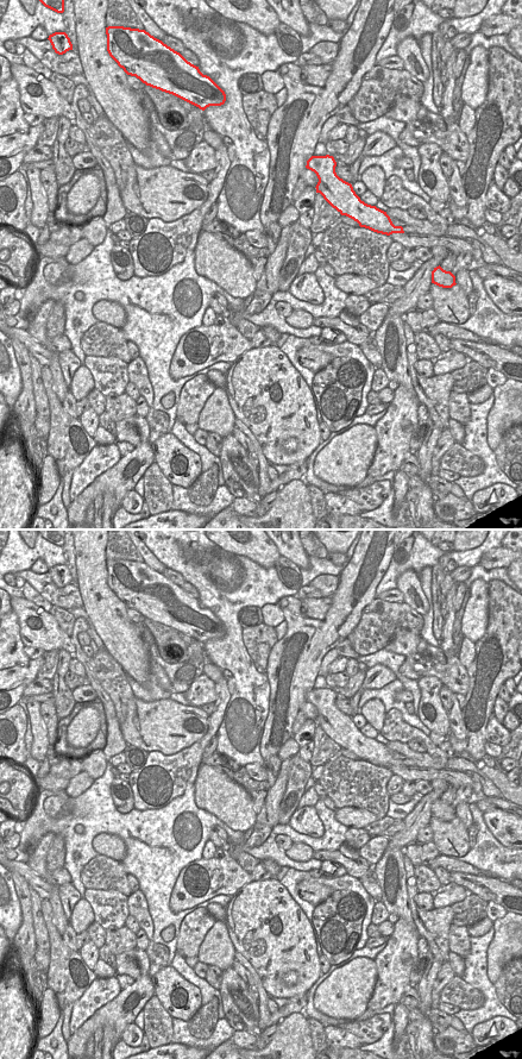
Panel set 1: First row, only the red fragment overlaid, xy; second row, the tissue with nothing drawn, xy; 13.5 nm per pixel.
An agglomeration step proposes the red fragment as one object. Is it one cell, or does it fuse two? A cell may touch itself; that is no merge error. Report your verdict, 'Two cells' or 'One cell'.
One cell.

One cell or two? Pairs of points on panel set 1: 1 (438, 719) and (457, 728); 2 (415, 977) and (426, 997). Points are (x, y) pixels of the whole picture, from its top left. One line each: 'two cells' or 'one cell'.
1: two cells
2: two cells

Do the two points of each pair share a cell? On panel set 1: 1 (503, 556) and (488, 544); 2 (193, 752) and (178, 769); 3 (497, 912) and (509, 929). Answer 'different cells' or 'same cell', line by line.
1: different cells
2: same cell
3: different cells

